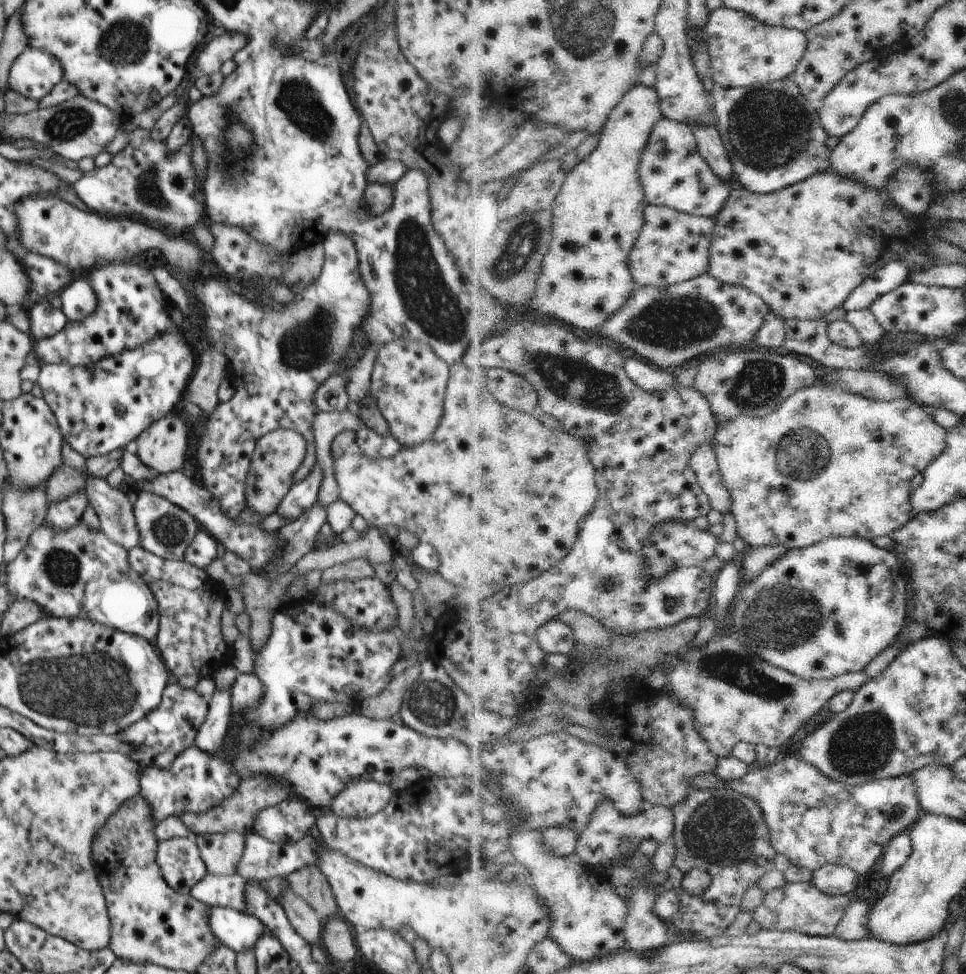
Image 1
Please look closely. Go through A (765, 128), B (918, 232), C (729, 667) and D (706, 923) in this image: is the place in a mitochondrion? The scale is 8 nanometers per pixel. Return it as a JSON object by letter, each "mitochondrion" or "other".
{"A":"mitochondrion","B":"other","C":"mitochondrion","D":"other"}

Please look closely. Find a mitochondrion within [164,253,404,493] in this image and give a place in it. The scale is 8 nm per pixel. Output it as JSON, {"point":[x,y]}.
{"point":[307,345]}

